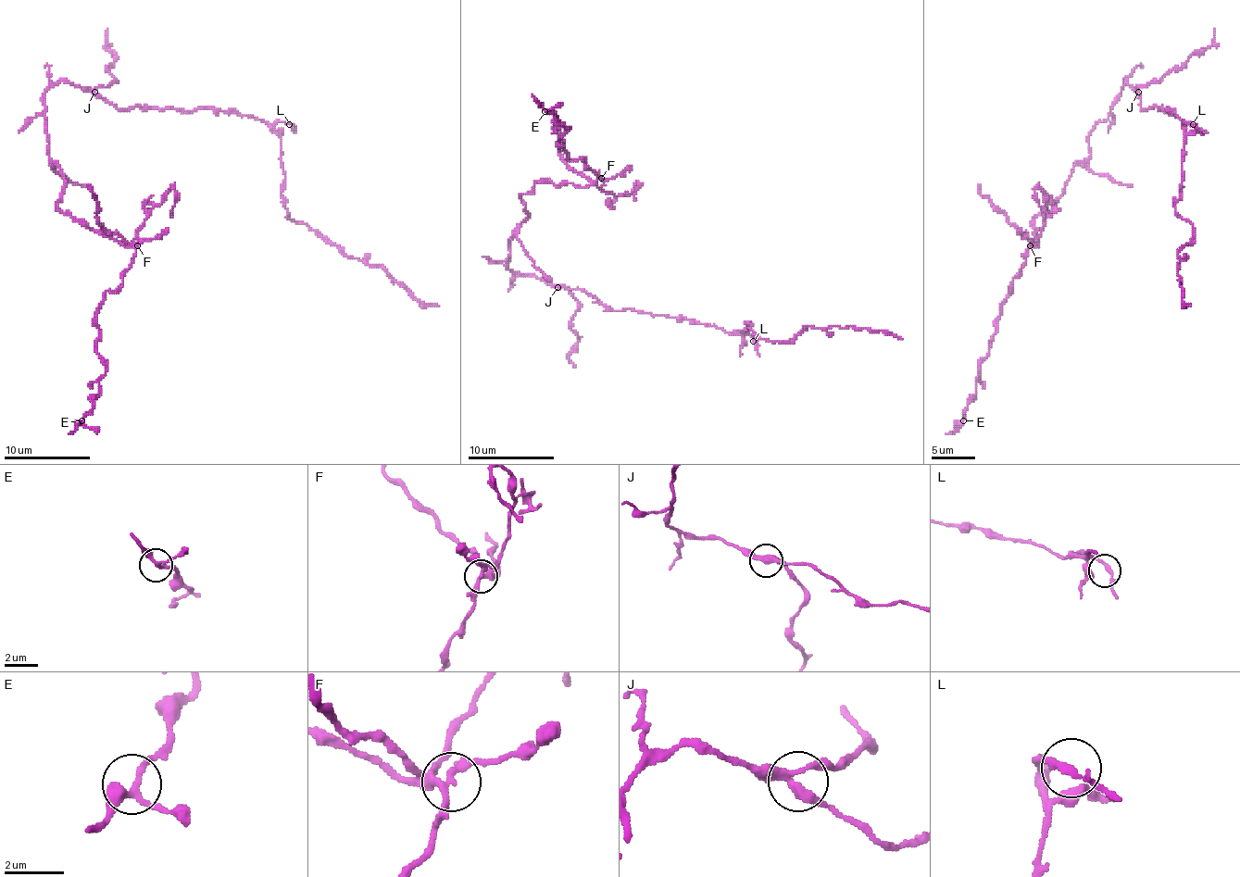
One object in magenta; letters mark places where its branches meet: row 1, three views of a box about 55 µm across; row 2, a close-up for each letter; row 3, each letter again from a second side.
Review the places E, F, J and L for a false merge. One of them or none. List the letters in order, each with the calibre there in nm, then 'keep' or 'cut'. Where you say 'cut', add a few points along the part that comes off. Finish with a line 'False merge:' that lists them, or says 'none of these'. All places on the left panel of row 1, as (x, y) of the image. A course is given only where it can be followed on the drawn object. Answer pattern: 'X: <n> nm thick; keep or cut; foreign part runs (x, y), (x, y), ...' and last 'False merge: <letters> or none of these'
E: 200 nm thick; keep
F: 200 nm thick; cut; foreign part runs (138, 245), (151, 241), (169, 228)
J: 280 nm thick; keep
L: 200 nm thick; keep
False merge: F

